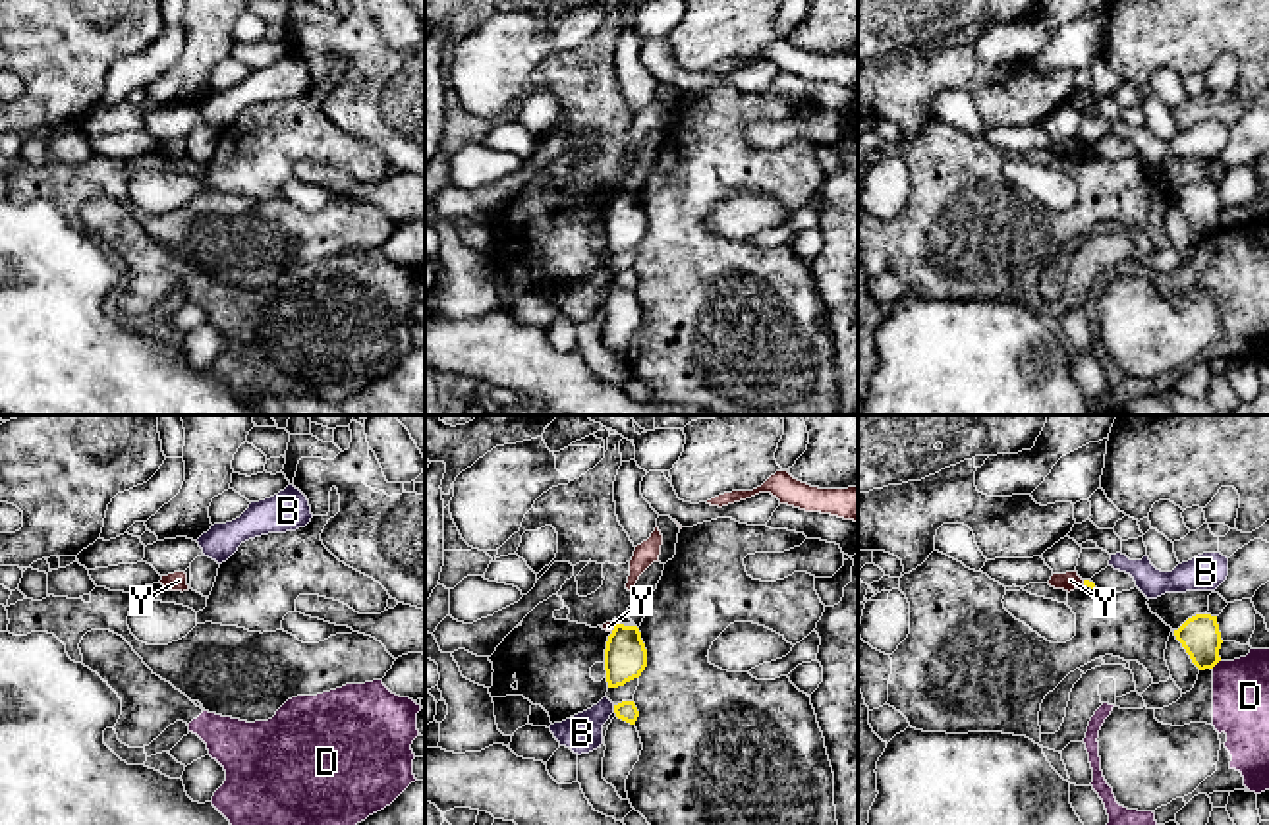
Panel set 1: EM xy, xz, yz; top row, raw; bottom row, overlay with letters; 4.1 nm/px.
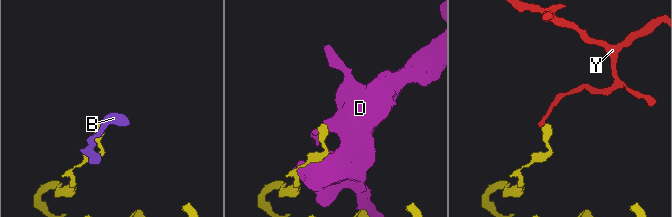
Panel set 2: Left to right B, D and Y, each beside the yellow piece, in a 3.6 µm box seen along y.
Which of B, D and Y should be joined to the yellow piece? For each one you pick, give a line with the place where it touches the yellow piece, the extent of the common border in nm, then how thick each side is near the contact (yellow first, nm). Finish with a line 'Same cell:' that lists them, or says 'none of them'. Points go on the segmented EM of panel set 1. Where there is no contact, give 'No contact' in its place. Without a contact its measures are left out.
Same cell: none of them

